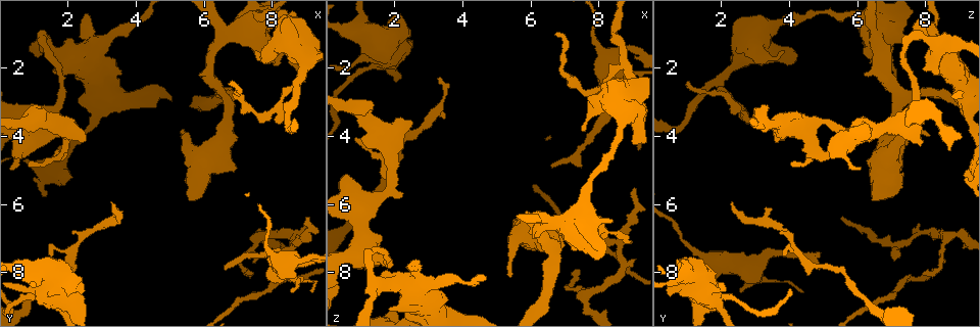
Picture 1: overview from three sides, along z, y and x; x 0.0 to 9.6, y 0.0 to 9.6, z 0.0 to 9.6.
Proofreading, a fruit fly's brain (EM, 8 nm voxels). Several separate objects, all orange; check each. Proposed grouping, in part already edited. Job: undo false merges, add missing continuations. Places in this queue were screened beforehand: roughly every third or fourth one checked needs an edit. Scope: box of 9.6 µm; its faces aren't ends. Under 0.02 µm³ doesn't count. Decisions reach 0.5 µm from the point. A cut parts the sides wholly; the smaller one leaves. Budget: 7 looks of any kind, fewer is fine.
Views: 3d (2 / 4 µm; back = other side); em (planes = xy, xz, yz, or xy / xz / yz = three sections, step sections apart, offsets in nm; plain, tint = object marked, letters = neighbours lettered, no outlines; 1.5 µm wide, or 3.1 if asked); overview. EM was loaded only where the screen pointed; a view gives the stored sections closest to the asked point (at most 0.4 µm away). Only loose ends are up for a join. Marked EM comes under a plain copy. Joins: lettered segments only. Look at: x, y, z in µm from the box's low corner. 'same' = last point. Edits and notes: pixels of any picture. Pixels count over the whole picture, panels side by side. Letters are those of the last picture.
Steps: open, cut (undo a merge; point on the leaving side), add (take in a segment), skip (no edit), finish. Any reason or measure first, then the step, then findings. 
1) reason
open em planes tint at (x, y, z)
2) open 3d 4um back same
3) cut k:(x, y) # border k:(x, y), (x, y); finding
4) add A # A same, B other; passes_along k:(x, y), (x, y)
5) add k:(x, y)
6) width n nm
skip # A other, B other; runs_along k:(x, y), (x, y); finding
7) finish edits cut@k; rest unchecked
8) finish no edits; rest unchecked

open 3d 4um at (7.75, 3.40, 2.65)

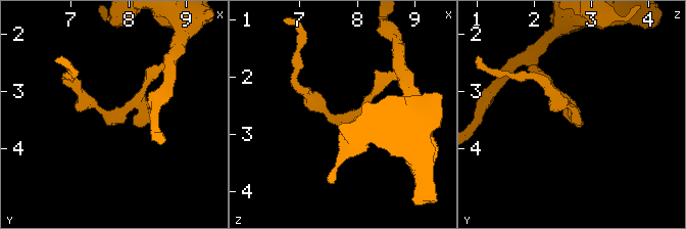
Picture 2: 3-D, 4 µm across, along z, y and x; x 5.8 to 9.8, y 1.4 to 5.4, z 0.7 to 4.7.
now the EM
open em yz step 8 letters at (7.80, 3.35, 2.70)

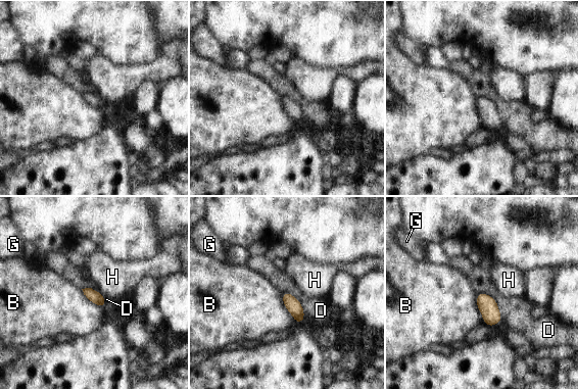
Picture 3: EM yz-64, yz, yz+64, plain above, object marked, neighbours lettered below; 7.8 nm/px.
skip # B other, D other, G other, H other; border 3:(282, 294), (282, 302), (296, 324); all the same neuron

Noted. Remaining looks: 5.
open em planes letters at (6.65, 7.90, 4.90)

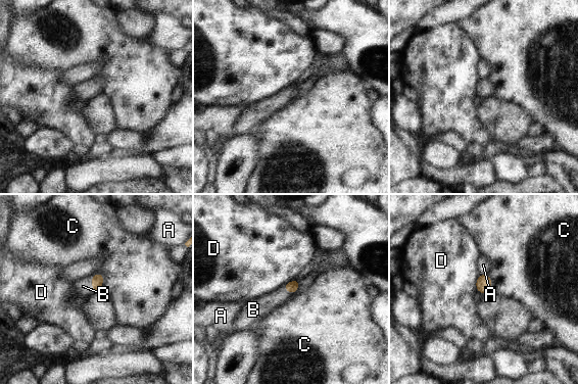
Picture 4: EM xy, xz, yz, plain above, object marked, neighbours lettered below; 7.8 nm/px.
width 100 nm
add B # A other, B same, C other, D other; passes_along 4:(97, 279), (92, 284), (83, 286); the neuron continues

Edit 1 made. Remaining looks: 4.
thin end
open 3d 4um at (9.00, 6.40, 5.55)

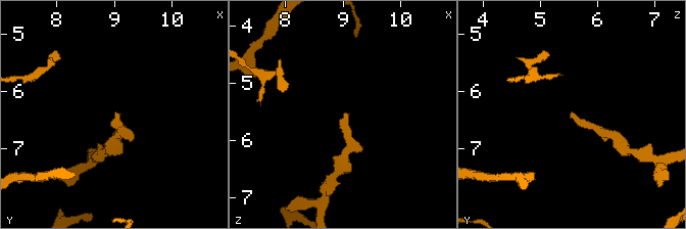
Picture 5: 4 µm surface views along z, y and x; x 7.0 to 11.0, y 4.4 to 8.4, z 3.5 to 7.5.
open em planes letters at (9.05, 6.35, 5.50)

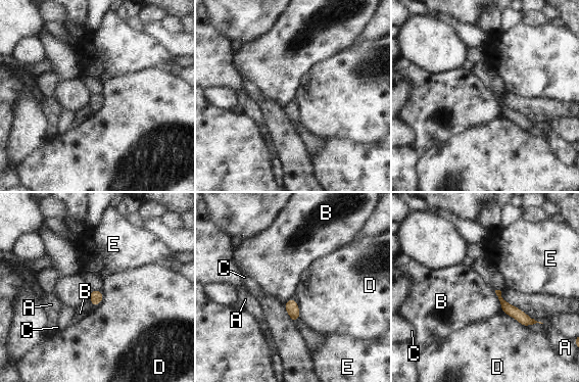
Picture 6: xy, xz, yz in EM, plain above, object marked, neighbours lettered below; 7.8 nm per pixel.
skip # A other, B other, C other, D other, E other; runs_along 6:(502, 301), (526, 321), (531, 321); no lettered segment goes on from it

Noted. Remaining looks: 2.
finish edits add@4; rest unchecked

